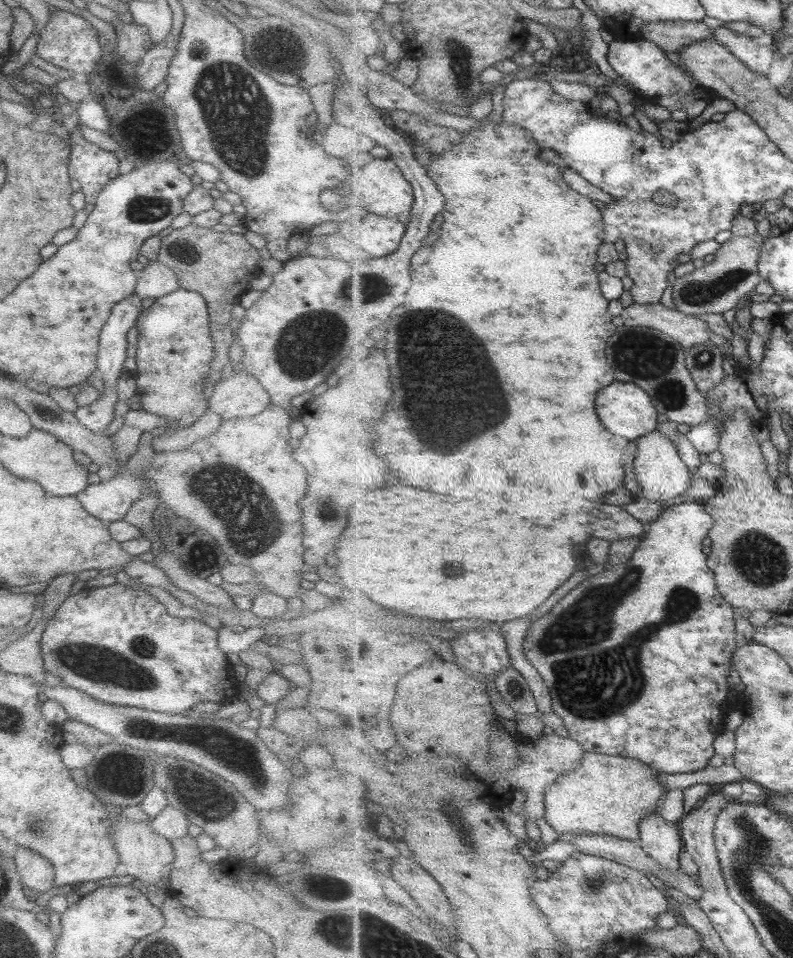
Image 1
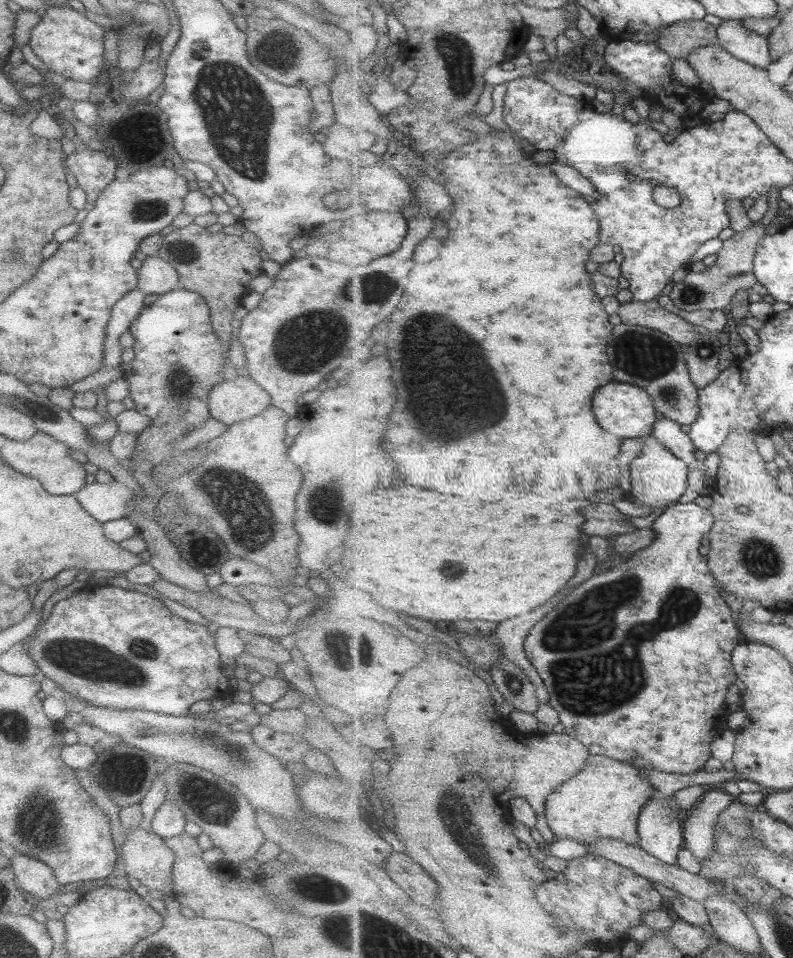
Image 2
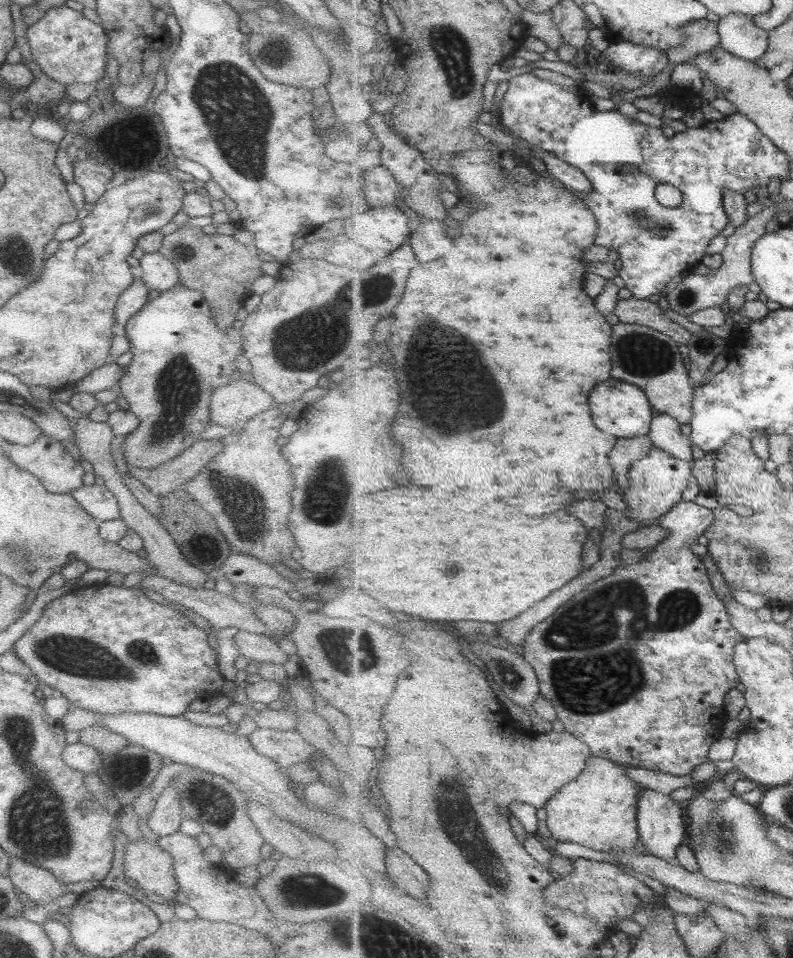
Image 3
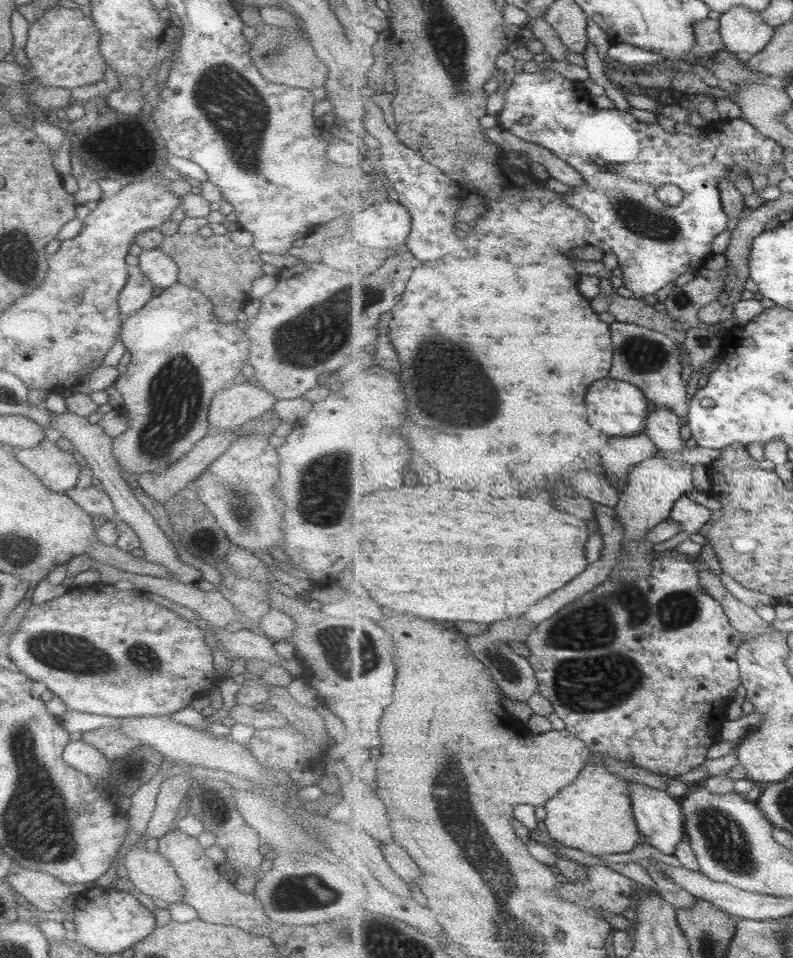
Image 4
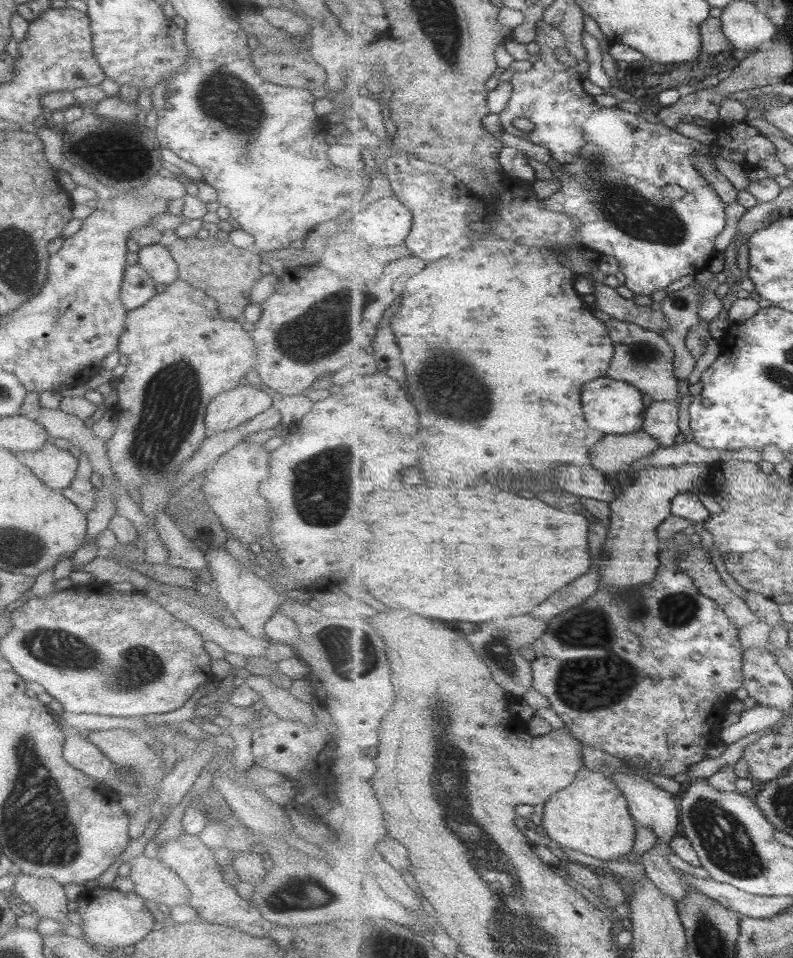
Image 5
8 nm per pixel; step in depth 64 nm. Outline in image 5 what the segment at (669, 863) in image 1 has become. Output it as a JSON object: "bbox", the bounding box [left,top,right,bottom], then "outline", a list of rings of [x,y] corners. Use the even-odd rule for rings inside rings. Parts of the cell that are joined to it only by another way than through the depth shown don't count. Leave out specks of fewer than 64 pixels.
{"bbox":[610,772,680,846],"outline":[[[621,772],[620,775],[610,778],[614,780],[618,789],[623,791],[637,825],[652,828],[659,841],[665,841],[670,846],[673,837],[679,835],[677,826],[679,826],[680,805],[679,801],[675,800],[675,796],[642,776],[635,776],[632,772]]]}

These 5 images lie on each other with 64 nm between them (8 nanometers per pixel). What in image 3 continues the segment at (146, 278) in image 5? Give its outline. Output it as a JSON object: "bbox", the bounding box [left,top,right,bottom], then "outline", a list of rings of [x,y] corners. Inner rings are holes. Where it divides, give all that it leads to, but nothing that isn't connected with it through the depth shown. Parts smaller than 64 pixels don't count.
{"bbox":[112,266,147,332],"outline":[[[139,266],[130,267],[133,277],[127,290],[123,290],[116,300],[114,308],[114,326],[112,330],[122,332],[124,324],[147,302],[147,286],[143,284],[141,269]]]}

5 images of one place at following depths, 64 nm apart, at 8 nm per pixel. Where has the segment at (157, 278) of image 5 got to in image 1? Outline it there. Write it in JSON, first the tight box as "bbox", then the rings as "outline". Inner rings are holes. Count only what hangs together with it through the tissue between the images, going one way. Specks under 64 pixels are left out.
{"bbox":[134,258,179,299],"outline":[[[155,258],[141,269],[141,276],[136,278],[134,293],[141,299],[157,299],[179,288],[175,273]]]}

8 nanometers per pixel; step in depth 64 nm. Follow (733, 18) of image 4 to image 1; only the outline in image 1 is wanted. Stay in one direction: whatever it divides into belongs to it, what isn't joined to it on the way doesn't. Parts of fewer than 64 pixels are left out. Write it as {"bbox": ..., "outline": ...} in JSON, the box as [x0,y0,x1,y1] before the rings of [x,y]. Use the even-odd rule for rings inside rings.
{"bbox":[714,27,777,76],"outline":[[[723,27],[715,30],[714,38],[734,52],[734,55],[754,72],[765,74],[765,76],[771,72],[771,66],[777,53],[768,40],[741,36],[741,34]]]}

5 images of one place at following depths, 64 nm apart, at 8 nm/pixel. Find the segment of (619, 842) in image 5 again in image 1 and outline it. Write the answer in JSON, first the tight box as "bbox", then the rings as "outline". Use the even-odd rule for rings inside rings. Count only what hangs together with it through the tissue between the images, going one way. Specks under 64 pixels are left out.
{"bbox":[546,752,668,843],"outline":[[[587,752],[582,765],[575,771],[561,775],[546,792],[546,816],[548,824],[564,838],[569,834],[601,834],[616,836],[639,843],[642,822],[657,810],[668,788],[659,779],[659,772],[634,758],[614,757],[608,754]]]}

